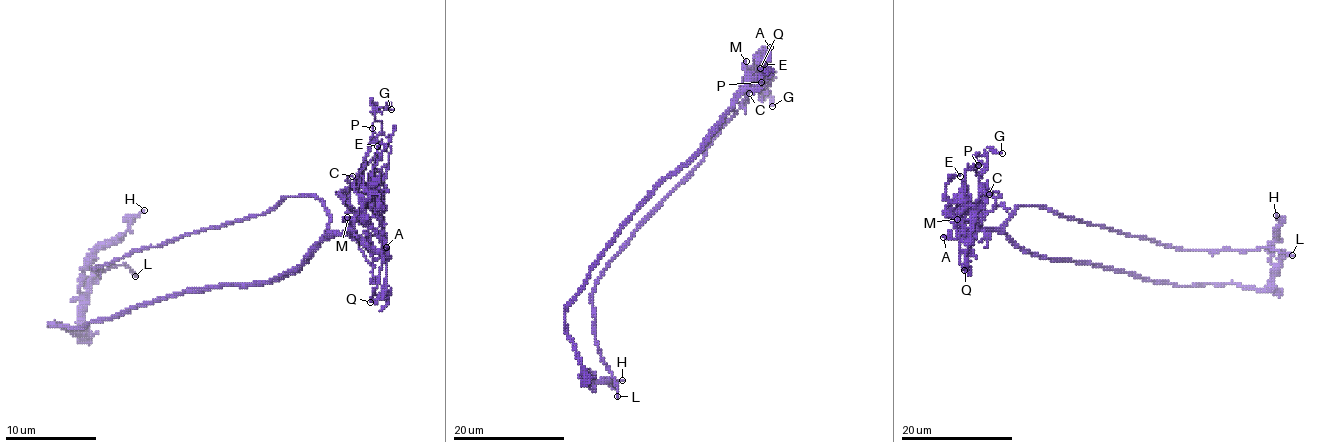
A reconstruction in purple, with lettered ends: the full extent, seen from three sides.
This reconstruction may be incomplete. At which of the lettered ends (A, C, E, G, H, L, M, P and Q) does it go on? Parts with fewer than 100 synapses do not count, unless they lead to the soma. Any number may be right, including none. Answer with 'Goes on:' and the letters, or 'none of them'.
Goes on: L

